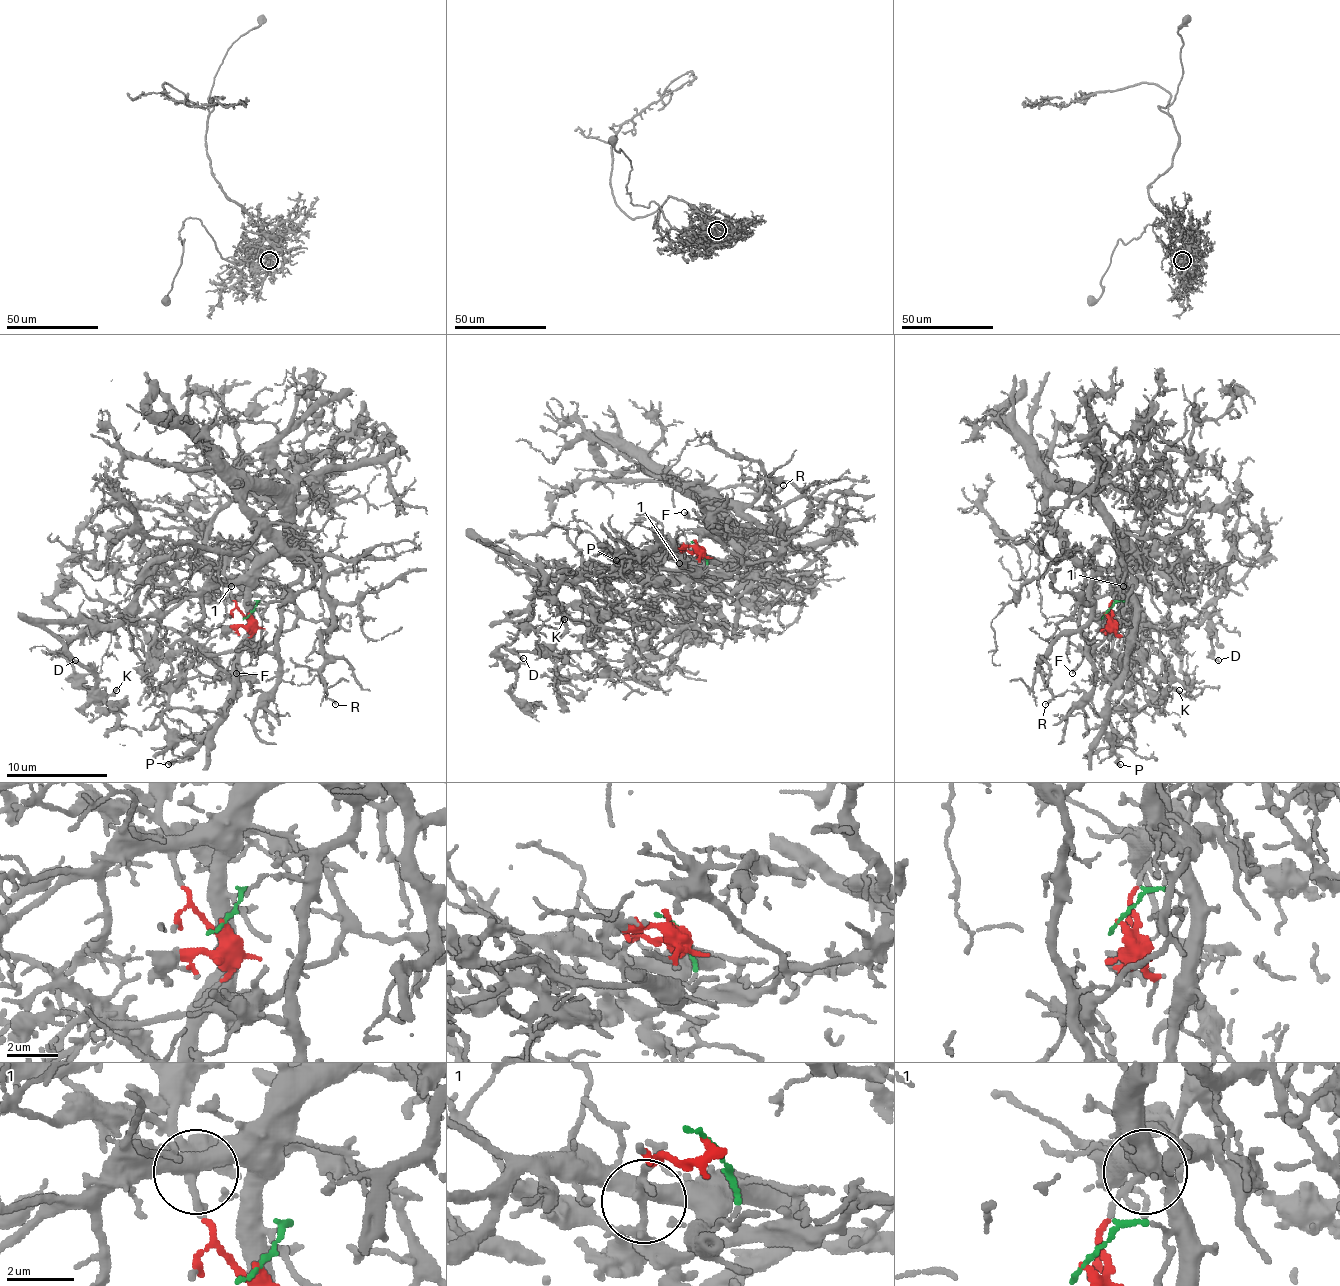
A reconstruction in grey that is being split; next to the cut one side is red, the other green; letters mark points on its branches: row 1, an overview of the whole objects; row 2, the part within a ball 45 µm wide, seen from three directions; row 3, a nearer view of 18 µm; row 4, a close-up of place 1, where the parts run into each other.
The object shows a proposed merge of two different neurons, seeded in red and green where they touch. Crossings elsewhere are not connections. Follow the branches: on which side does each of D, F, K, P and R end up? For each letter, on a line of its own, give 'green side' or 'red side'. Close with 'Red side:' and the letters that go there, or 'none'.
D: red side
F: red side
K: red side
P: green side
R: green side
Red side: D, F, K

